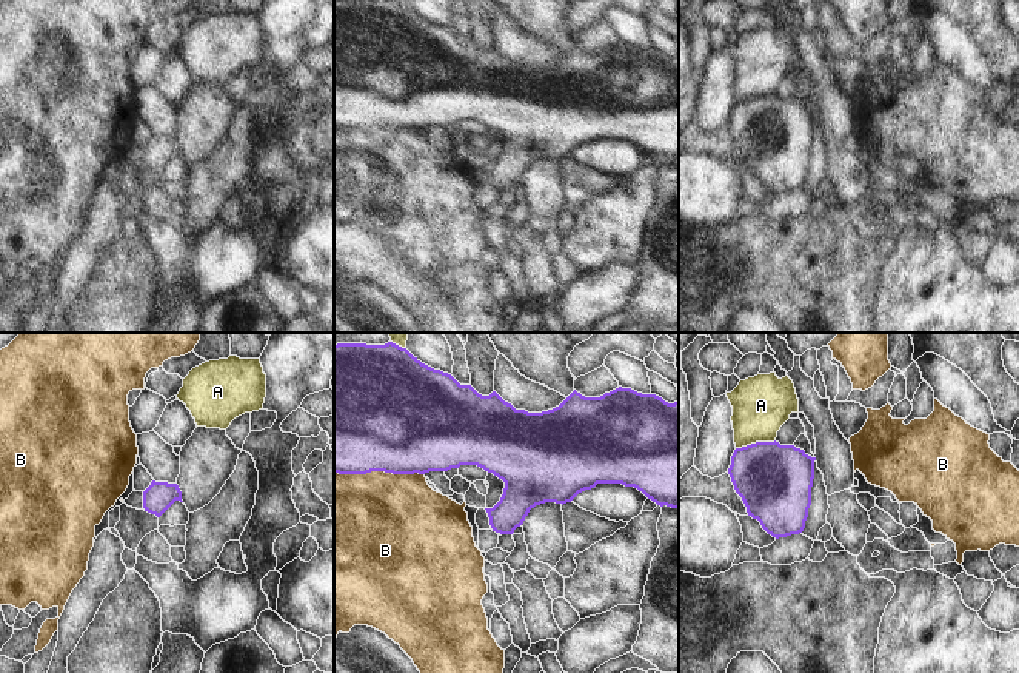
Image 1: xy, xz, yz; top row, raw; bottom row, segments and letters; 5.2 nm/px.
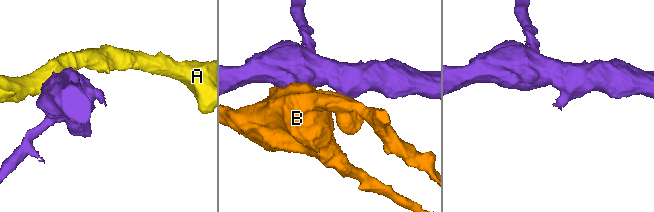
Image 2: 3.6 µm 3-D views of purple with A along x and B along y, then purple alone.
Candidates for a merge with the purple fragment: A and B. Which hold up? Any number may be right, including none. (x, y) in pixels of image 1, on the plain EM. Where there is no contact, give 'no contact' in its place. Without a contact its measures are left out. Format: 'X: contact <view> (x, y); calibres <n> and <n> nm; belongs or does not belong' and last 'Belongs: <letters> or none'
A: contact yz (756, 97); calibres 380 and 300 nm; does not belong
B: contact xz (379, 125); calibres 500 and 480 nm; does not belong
Belongs: none

